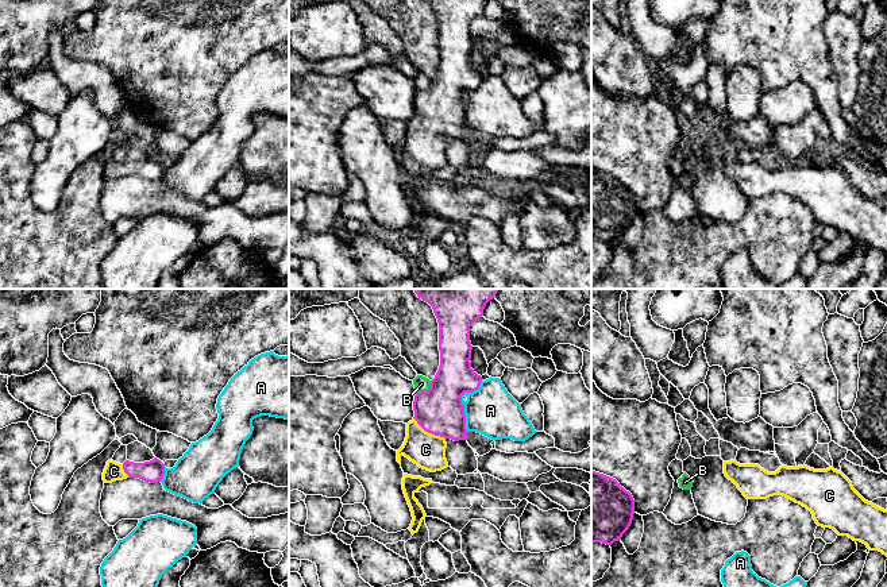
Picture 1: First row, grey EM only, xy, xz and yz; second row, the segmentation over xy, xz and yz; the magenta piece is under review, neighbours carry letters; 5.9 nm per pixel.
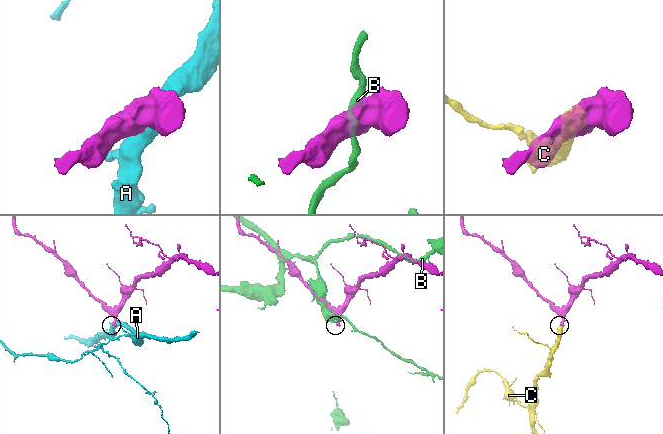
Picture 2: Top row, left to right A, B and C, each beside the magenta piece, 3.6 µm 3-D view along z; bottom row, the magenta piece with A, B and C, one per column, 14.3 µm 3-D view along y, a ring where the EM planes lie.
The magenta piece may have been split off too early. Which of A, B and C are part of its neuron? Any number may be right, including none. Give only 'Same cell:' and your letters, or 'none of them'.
Same cell: C

